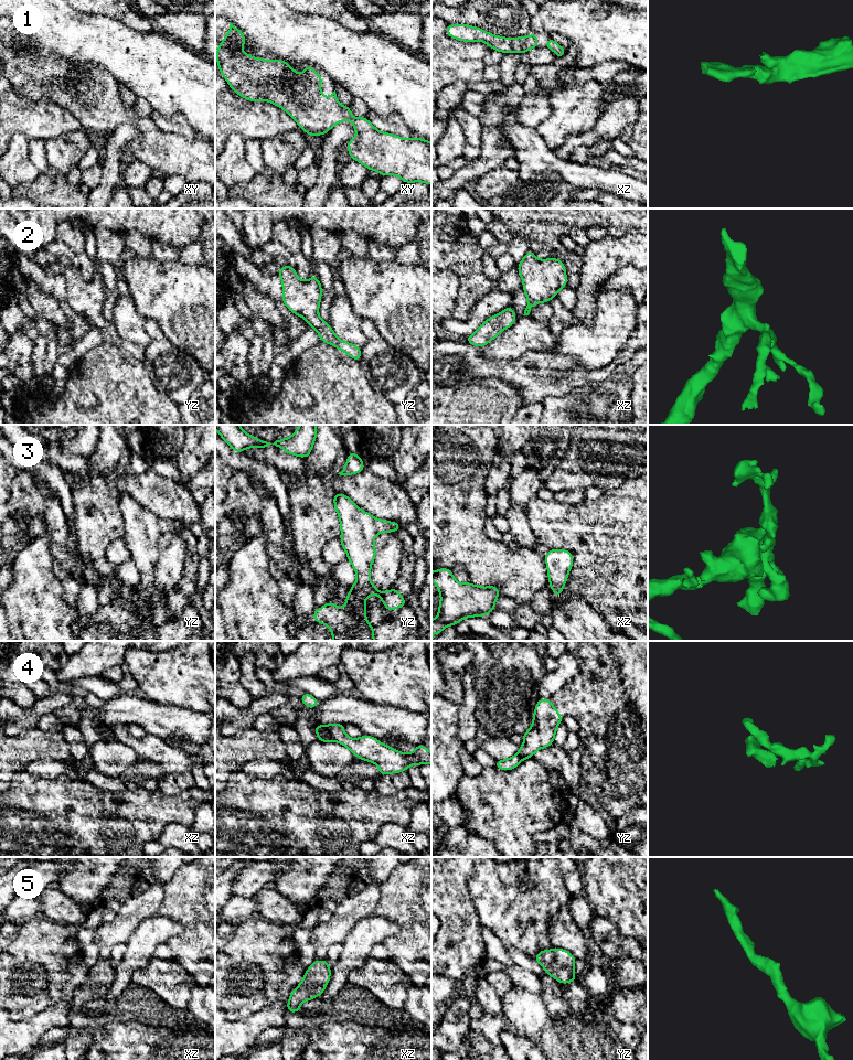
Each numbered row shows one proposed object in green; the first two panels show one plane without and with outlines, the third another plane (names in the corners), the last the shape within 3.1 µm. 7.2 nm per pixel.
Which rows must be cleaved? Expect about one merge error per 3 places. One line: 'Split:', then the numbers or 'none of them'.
Split: 4

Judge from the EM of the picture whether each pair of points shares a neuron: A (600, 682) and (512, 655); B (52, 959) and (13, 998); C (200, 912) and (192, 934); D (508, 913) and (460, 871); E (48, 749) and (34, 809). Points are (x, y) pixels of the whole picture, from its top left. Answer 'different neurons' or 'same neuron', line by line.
A: different neurons
B: same neuron
C: same neuron
D: different neurons
E: different neurons

